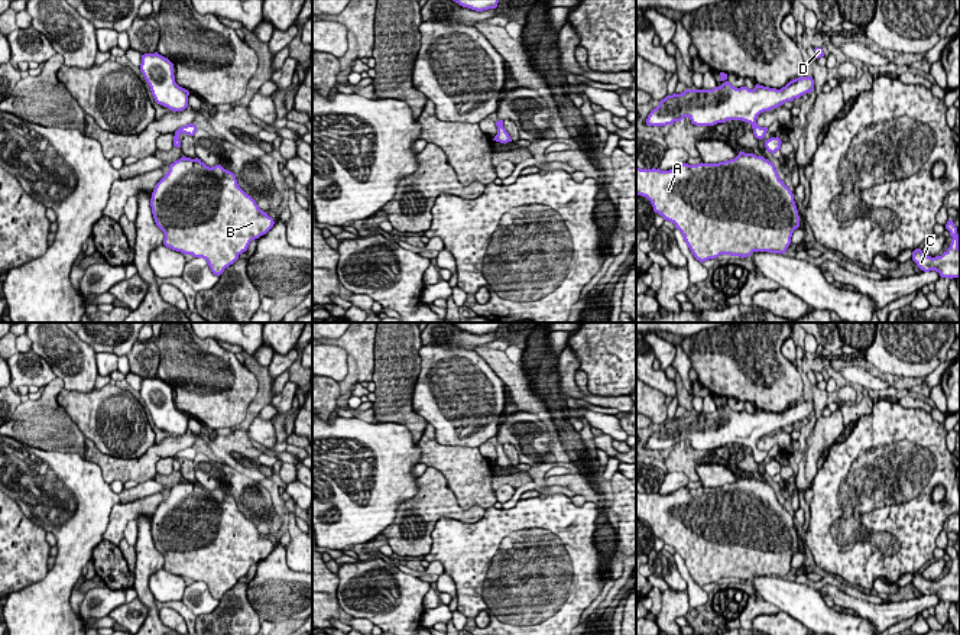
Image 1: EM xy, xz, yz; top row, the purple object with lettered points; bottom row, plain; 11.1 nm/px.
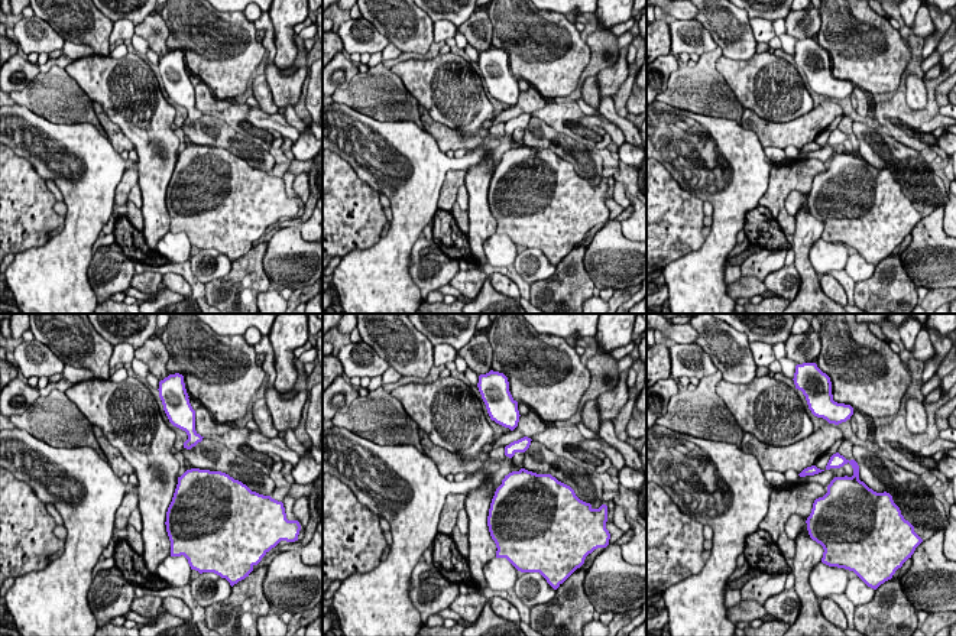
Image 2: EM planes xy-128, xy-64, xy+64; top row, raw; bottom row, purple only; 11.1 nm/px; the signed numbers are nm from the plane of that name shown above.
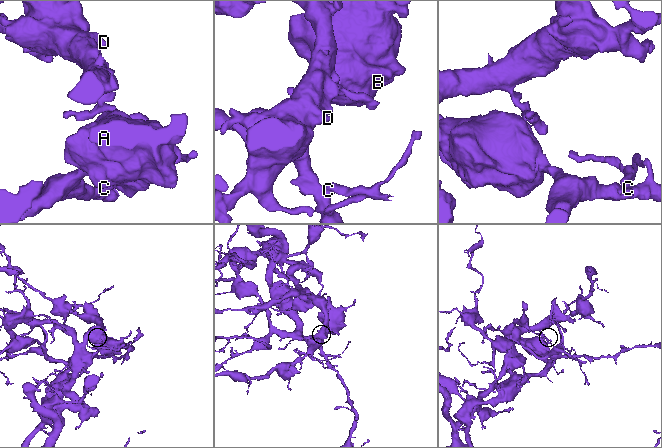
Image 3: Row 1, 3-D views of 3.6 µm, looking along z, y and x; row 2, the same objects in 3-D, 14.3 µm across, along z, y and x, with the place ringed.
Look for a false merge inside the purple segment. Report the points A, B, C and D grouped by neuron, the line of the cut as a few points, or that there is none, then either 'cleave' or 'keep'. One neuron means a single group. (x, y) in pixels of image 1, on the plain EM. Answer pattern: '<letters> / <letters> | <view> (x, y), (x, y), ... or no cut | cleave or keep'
A B C / D | xy (180, 465), (174, 467) | cleave

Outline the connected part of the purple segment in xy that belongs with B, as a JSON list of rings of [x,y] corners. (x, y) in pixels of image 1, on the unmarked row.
[[[185,482],[169,489],[150,522],[156,550],[163,555],[163,568],[172,574],[207,584],[220,600],[247,574],[252,564],[266,558],[275,548],[256,525],[237,508],[236,499],[221,489],[207,490],[201,483]]]

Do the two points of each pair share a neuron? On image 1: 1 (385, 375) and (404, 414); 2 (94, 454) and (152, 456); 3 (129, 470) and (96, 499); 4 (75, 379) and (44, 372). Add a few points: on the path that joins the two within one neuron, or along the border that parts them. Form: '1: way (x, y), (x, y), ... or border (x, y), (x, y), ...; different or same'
1: way (393, 385), (393, 404); same
2: way (109, 465), (138, 466); same
3: border (86, 459), (100, 469), (103, 479), (109, 485); different
4: border (32, 350), (46, 362), (57, 376); different

